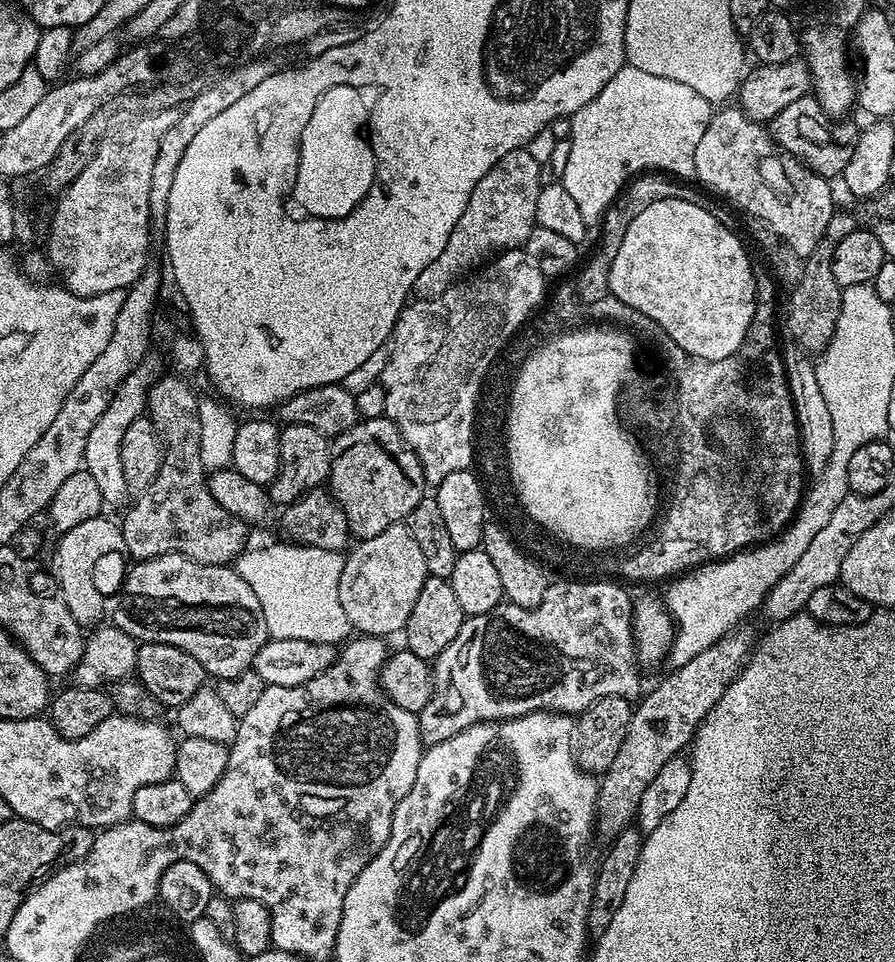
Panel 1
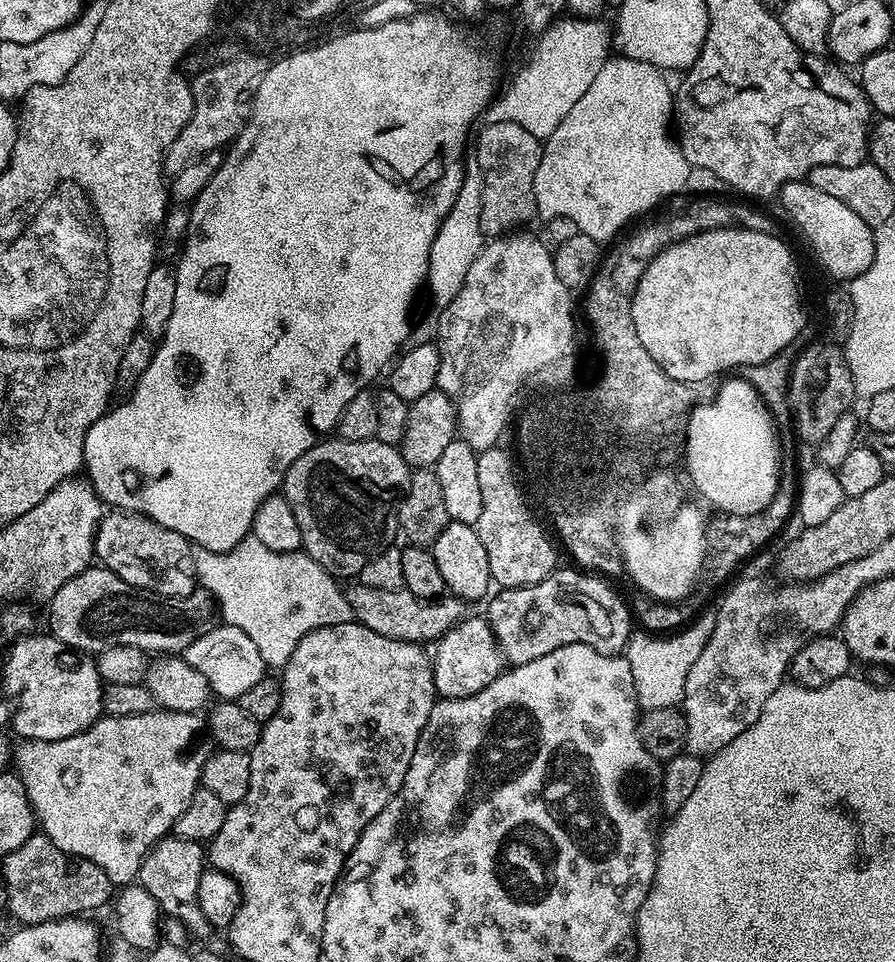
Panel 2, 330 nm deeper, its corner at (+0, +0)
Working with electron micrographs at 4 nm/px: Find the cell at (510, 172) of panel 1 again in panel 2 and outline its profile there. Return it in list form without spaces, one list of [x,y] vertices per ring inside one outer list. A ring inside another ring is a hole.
[[[494,120],[485,123],[476,140],[475,163],[480,165],[480,197],[482,198],[482,230],[485,237],[499,238],[515,233],[536,216],[534,174],[542,162],[544,146],[531,127],[514,120]]]

